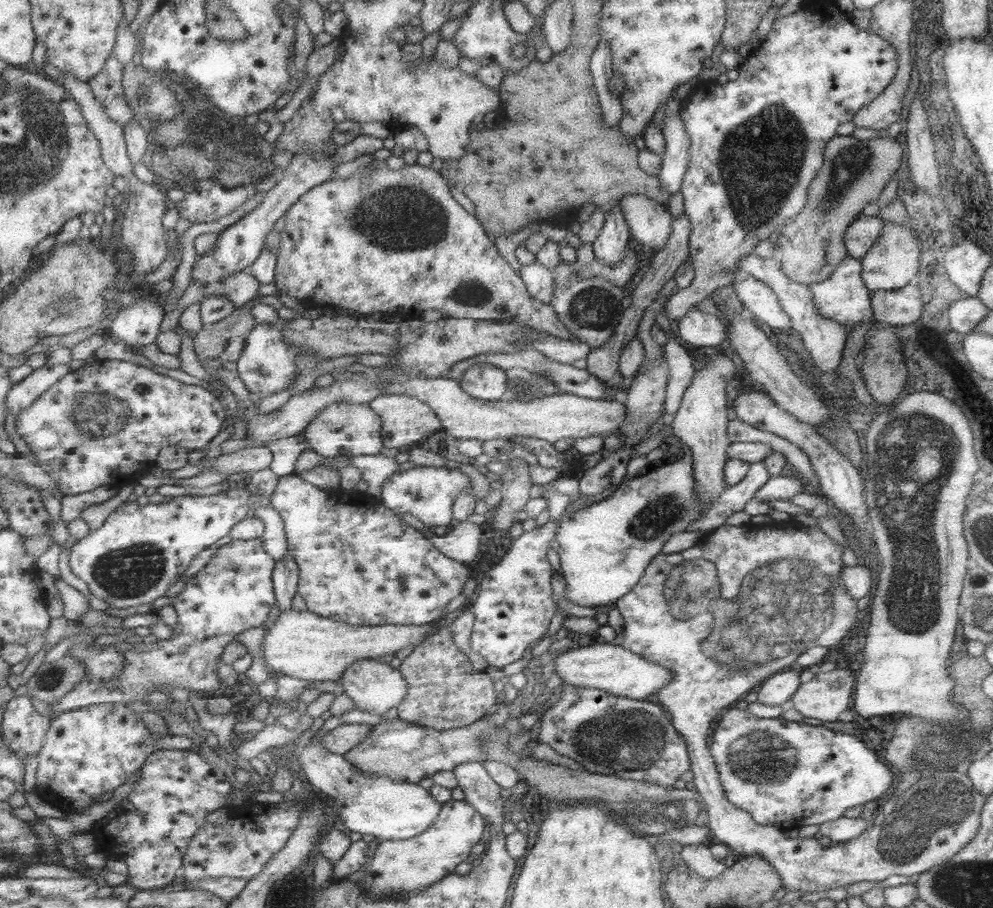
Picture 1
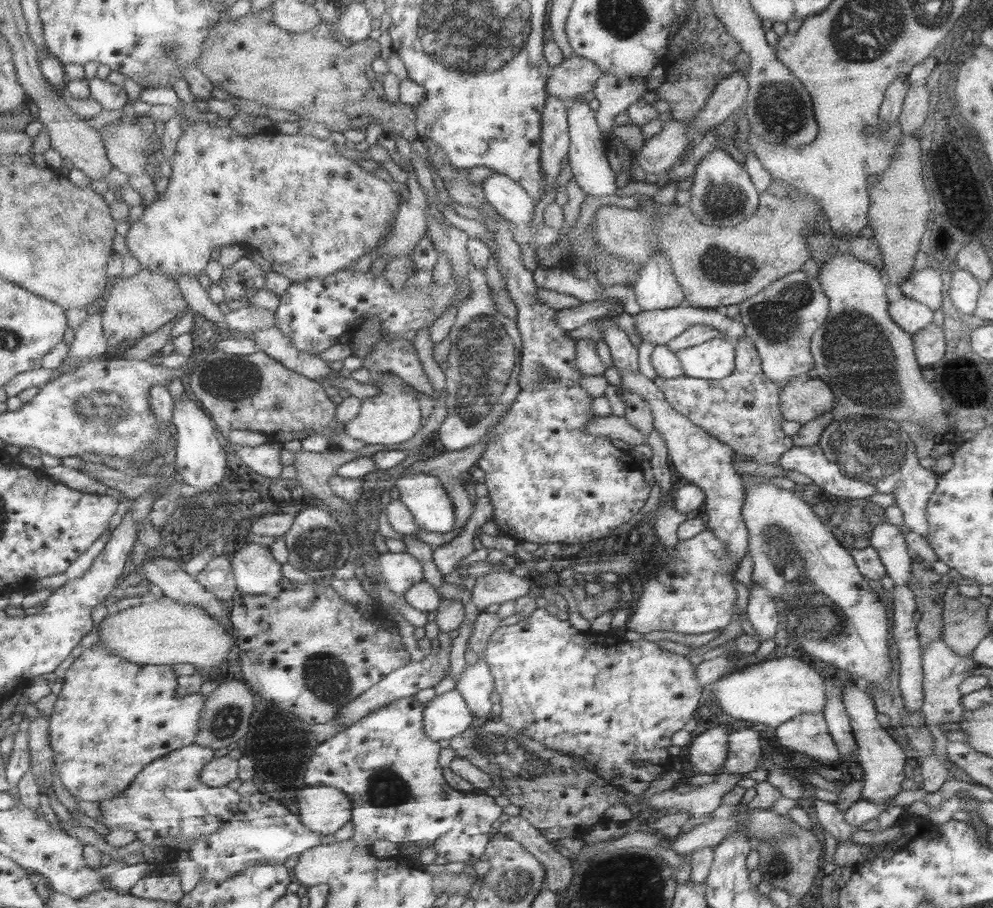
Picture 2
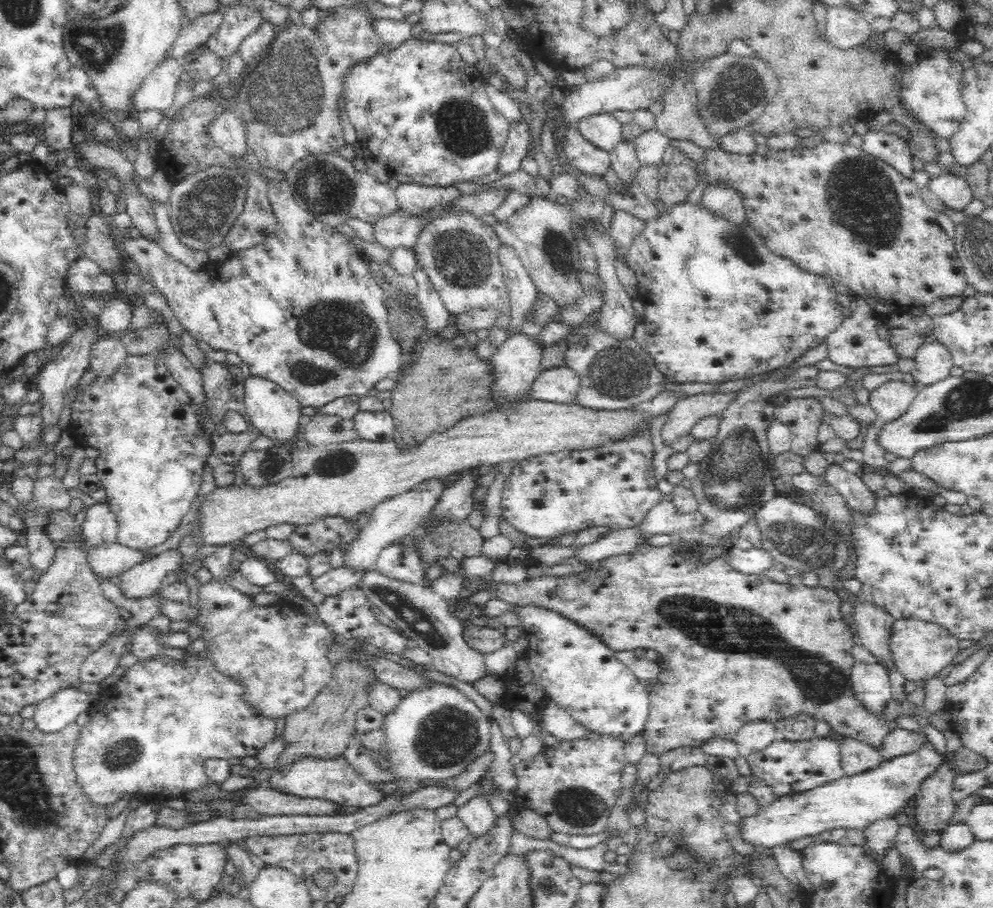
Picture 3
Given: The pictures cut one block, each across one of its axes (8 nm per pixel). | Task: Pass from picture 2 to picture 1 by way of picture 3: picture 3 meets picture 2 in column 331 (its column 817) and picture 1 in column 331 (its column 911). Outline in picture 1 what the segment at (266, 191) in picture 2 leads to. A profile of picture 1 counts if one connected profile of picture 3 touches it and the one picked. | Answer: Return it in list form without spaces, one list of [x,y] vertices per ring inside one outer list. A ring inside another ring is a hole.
[[[385,160],[379,161],[378,167],[373,169],[363,169],[362,172],[353,173],[349,177],[337,177],[329,179],[327,182],[309,189],[305,195],[299,197],[299,200],[293,203],[289,212],[285,214],[285,226],[281,231],[281,240],[279,246],[275,249],[278,257],[278,270],[276,277],[277,292],[280,294],[289,294],[298,300],[313,300],[317,307],[331,305],[341,309],[349,309],[354,313],[370,314],[385,313],[394,314],[395,318],[407,316],[411,312],[425,312],[426,310],[435,310],[443,314],[443,317],[453,318],[472,318],[481,321],[509,322],[510,324],[519,324],[535,328],[537,332],[543,332],[561,339],[579,342],[579,340],[568,330],[568,327],[561,321],[561,316],[556,314],[552,304],[545,304],[532,298],[525,285],[520,272],[515,272],[515,268],[503,258],[500,250],[497,248],[493,238],[487,235],[485,227],[481,224],[480,218],[475,214],[469,214],[455,198],[451,192],[451,184],[448,178],[445,178],[441,172],[433,168],[420,166],[415,163],[404,169],[393,170]]]

